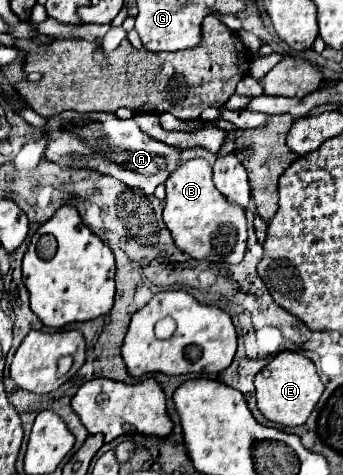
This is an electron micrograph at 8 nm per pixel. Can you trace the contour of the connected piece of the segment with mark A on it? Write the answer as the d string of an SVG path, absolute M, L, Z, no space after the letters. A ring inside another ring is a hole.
M61 112L59 116L53 116L53 126L47 128L45 138L47 160L59 166L89 166L101 174L121 180L129 188L139 188L145 194L153 194L153 190L183 164L181 148L159 142L139 130L133 120L119 120L115 114L107 112Z

